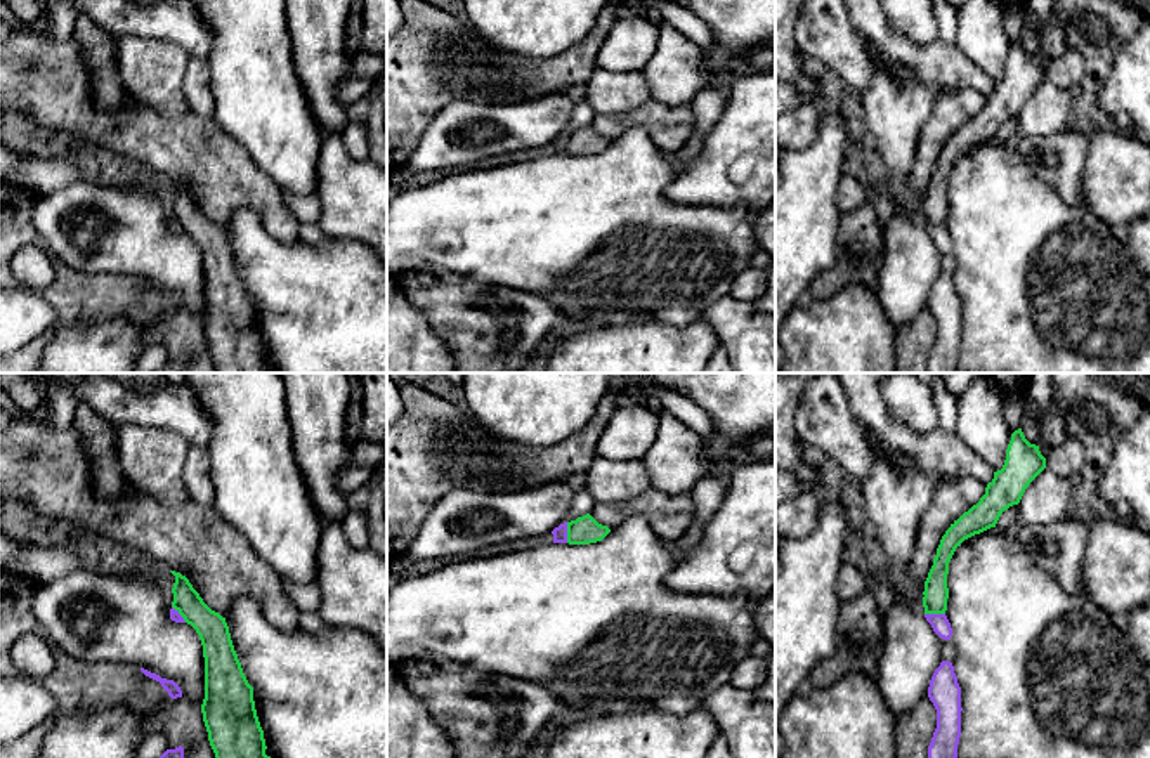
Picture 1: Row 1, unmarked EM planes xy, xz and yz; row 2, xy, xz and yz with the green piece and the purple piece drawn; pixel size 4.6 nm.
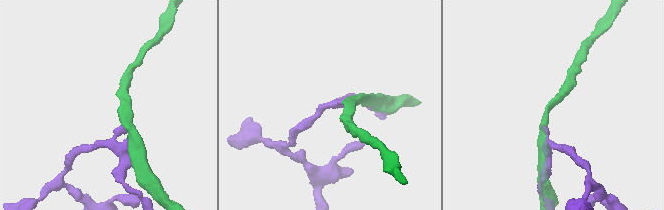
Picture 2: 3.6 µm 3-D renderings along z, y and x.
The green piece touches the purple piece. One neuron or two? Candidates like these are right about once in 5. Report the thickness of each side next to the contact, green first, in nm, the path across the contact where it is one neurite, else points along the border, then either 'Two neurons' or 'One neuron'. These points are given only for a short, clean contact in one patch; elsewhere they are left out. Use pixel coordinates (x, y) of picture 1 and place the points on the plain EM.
Thickness 130 nm (green) against 70 nm. Two neurons

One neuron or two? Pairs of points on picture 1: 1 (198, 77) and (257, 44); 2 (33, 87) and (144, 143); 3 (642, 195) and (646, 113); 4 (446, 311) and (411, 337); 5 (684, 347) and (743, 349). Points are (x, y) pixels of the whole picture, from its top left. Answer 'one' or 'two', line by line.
1: two
2: one
3: two
4: two
5: two

